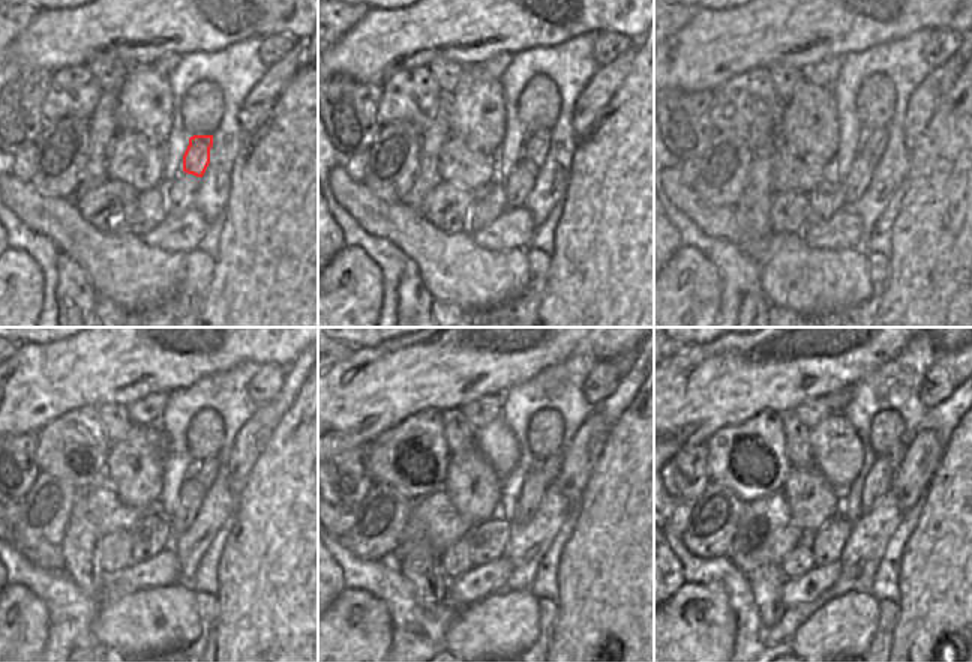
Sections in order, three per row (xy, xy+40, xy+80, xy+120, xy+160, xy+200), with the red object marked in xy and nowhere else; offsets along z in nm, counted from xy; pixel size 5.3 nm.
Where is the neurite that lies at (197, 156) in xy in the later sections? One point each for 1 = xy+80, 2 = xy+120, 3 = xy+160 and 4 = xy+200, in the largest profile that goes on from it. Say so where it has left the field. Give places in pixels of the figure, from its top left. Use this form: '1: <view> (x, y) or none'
1: xy+80 (875, 143)
2: xy+120 (206, 472)
3: xy+160 (549, 467)
4: xy+200 (896, 457)

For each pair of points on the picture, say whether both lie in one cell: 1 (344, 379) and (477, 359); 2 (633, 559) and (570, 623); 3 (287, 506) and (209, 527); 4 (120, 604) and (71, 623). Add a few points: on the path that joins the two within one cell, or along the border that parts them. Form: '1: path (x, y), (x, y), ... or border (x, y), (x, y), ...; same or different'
1: path (377, 379), (398, 379), (414, 371), (444, 365); same
2: path (618, 575), (587, 607); same
3: border (237, 496), (237, 511), (233, 518); different
4: border (99, 601), (93, 623), (93, 637), (98, 643); different

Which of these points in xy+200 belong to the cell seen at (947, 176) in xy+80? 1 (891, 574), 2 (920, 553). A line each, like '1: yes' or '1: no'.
1: no
2: yes

